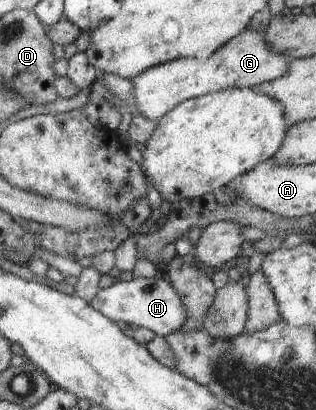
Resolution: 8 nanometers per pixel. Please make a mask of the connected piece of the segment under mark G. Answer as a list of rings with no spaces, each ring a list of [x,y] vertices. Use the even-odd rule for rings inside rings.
[[[246,28],[205,60],[180,58],[150,67],[130,79],[138,115],[157,122],[180,102],[225,89],[252,88],[286,75],[289,58],[266,49],[263,32]]]

